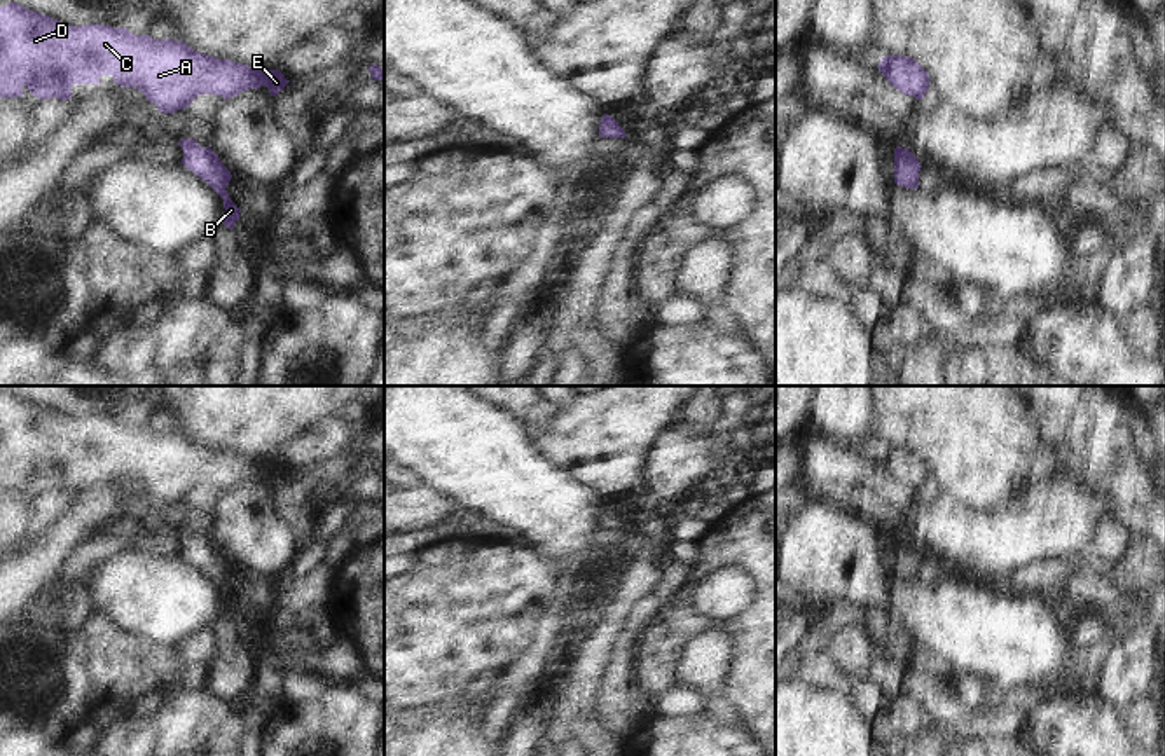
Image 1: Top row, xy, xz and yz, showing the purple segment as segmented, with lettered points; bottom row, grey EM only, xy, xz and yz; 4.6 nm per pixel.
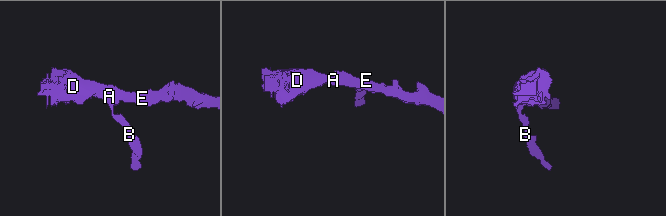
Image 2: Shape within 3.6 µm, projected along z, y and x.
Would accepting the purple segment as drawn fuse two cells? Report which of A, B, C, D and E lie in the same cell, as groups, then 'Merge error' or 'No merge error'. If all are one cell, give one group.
Groups: A B C D E. No merge error

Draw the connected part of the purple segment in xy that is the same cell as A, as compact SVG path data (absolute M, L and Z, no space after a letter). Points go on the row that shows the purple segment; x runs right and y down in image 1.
M14 2L0 7L0 98L21 98L26 86L38 100L72 100L73 84L98 86L101 75L112 75L117 86L141 91L162 113L189 108L199 94L229 100L265 86L276 96L290 82L279 70L217 59L194 51L183 40L155 40L105 24L72 26Z

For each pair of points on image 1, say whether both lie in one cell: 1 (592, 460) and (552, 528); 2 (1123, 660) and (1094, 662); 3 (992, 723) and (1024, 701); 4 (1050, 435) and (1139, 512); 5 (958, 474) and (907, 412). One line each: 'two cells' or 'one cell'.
1: two cells
2: two cells
3: one cell
4: one cell
5: one cell

